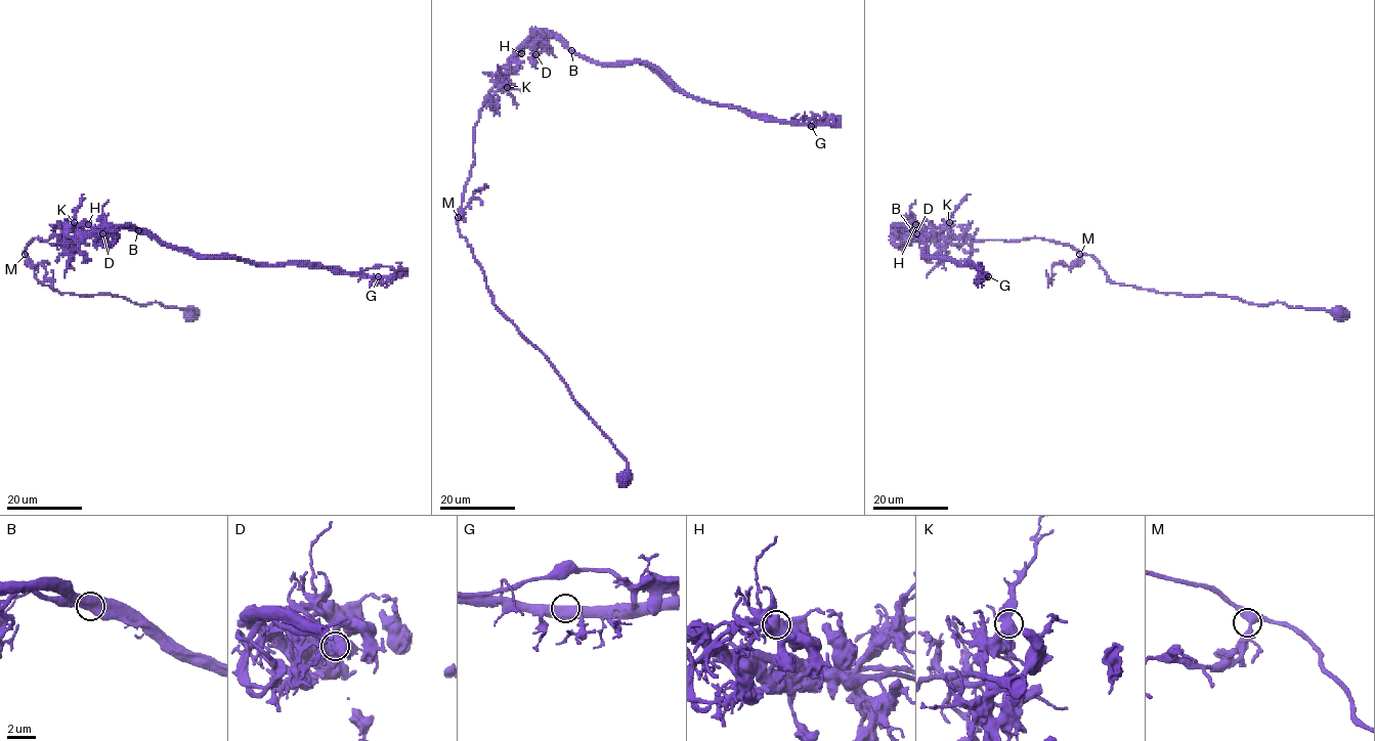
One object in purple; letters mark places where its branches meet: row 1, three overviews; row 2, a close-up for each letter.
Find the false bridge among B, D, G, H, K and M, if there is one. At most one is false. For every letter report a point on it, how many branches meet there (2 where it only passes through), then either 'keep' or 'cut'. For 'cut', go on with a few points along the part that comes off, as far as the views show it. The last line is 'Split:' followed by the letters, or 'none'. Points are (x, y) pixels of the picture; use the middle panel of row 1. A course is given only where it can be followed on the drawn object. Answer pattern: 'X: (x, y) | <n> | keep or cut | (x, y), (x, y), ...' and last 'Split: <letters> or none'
B: (571, 50) | 2 | cut | (572, 50), (604, 64), (646, 63), (686, 92), (755, 115), (800, 124), (826, 123), (829, 119)
D: (535, 54) | 3 | keep
G: (811, 126) | 2 | keep
H: (521, 53) | 2 | keep
K: (507, 87) | 3 | keep
M: (458, 217) | 3 | keep
Split: B

